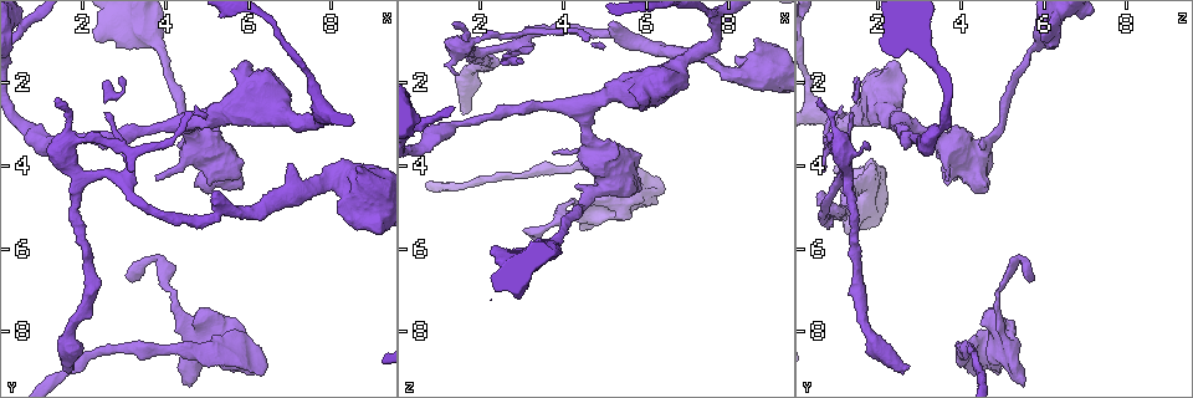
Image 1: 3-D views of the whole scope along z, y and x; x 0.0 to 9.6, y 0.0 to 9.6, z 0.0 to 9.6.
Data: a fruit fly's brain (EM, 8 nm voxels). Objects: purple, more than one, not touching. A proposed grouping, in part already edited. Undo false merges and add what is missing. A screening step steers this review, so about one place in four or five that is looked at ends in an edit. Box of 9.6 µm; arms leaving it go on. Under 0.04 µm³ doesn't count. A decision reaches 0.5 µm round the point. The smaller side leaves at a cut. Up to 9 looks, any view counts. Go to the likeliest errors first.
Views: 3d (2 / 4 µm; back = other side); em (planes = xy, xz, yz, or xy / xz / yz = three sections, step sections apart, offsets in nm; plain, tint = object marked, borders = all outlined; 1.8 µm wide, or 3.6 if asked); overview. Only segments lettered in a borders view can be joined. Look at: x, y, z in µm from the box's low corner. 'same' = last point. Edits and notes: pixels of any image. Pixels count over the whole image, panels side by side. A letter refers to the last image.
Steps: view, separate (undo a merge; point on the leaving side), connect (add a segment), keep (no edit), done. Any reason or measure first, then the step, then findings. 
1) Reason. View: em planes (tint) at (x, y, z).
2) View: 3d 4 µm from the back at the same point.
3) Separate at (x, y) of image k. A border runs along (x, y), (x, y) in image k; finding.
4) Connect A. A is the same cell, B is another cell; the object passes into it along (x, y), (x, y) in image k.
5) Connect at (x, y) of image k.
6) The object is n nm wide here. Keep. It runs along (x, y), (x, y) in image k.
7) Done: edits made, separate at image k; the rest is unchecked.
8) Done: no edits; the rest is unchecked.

Long arm stops here. View: em planes (borders) at (1.50, 8.80, 2.70).

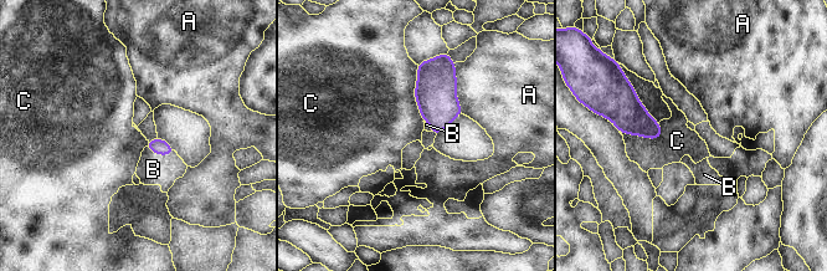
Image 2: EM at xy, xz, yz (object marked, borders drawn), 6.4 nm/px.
Connect B. B is the same cell, A and C are other cells; the object passes into it along (160, 147), (160, 154), (153, 169) in image 2; it goes on there.

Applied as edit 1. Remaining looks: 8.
View: overview.

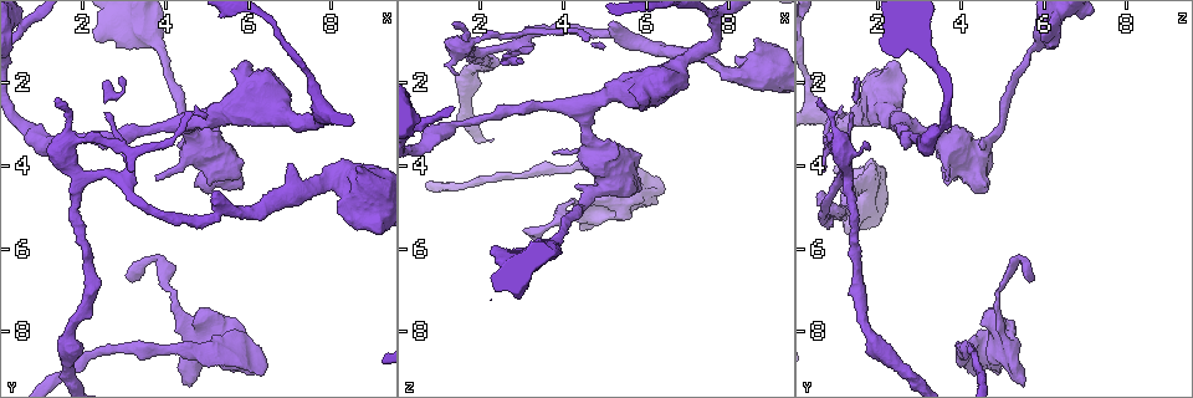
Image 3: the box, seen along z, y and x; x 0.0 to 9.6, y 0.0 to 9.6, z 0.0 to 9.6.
Thin end. View: em planes (plain) at (1.40, 2.35, 0.55).

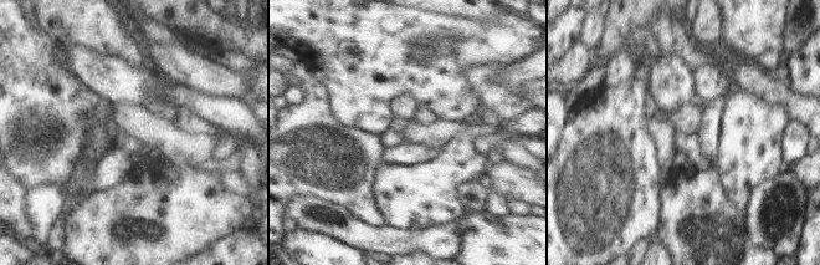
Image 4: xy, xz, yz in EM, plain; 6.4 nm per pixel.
View: em planes (borders) at the same point.

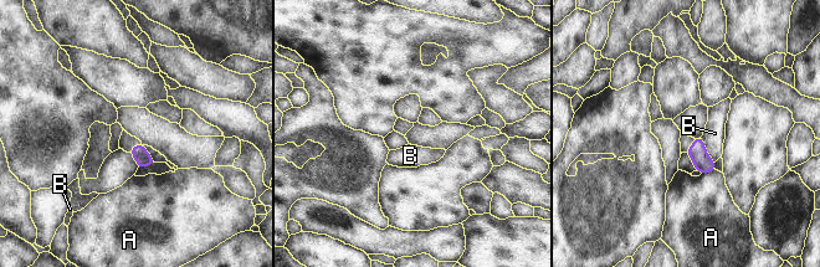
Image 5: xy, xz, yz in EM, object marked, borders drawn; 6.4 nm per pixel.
The object is 90 nm wide here; the longest contact is with B, 200 nm. Keep. A and B are other cells; no lettered segment goes on from it.

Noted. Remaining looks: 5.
Branch stops here. View: em xy step 8 (borders) at (4.70, 4.45, 4.55).

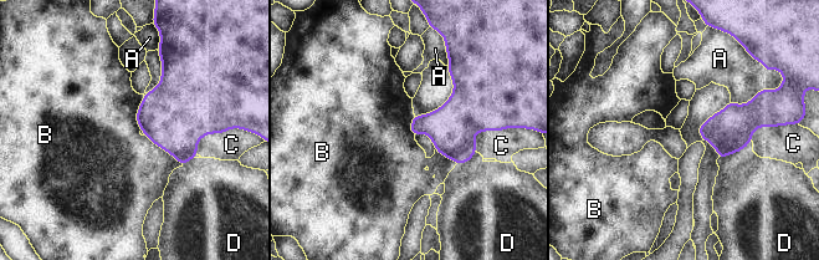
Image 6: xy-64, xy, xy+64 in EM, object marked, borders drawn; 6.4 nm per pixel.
Keep. A, B, C and D are other cells; a border runs along (146, 134), (182, 166) in image 6; no lettered segment goes on from it.

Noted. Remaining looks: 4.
Free end. View: em xy step 16 (borders) at (5.45, 8.80, 4.05).

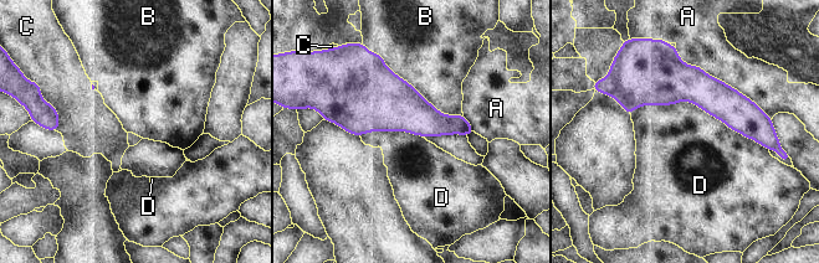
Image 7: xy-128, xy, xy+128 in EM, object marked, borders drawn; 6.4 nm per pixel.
Keep. A, B, C and D are other cells; a border runs along (630, 113), (689, 101), (768, 150) in image 7; no lettered segment goes on from it.

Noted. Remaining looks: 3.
Done: edits made, connect at image 2; the rest is unchecked.

